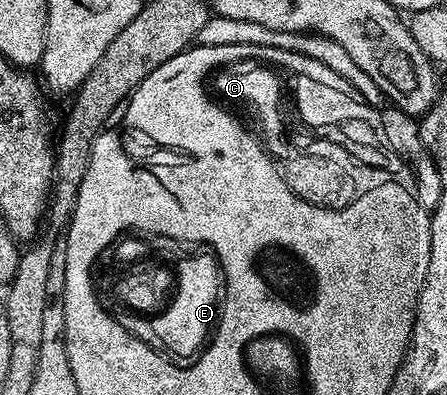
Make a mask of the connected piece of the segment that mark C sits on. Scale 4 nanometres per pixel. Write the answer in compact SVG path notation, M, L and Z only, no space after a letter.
M246 56L238 60L227 60L210 70L205 93L212 105L224 114L240 120L243 129L257 133L261 129L259 121L251 115L275 117L279 115L279 125L285 133L294 132L297 121L297 92L291 87L294 70L278 67L263 57Z

